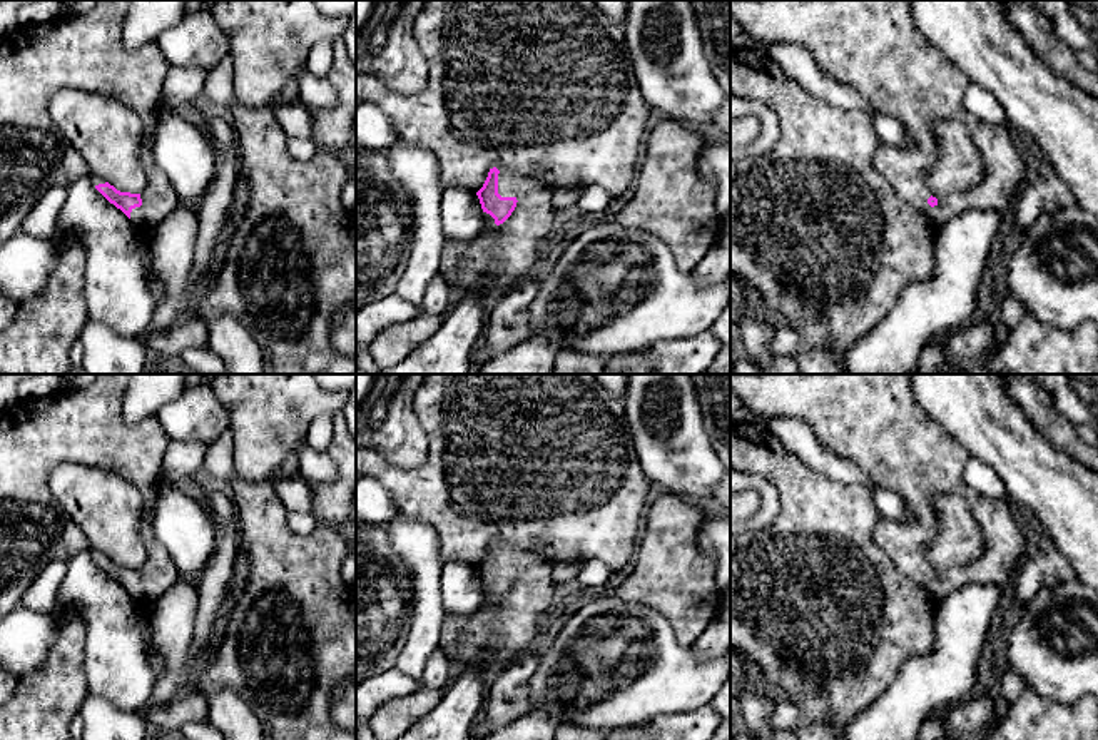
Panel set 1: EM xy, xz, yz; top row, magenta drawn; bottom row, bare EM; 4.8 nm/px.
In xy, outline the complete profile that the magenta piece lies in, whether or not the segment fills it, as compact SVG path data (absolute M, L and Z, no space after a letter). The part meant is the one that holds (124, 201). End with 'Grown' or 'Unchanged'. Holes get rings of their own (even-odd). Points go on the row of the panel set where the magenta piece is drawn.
M97 0L92 10L79 15L62 17L18 27L0 42L0 247L15 234L22 232L22 222L42 194L53 185L70 185L74 180L89 175L94 187L117 209L120 209L135 226L154 229L180 204L169 175L154 162L150 142L162 109L162 87L170 70L170 63L155 42L127 52L122 42L122 25L129 12L130 0ZM62 89L79 89L99 95L115 97L132 109L142 122L140 164L144 170L144 187L139 194L120 192L102 177L90 172L85 159L67 142L48 115L50 97Z. Grown

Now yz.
M730 0L730 17L745 30L749 37L752 37L757 42L789 42L789 43L797 43L804 47L807 52L812 53L817 65L826 73L829 73L831 77L834 77L836 80L842 84L854 87L869 102L869 105L872 105L877 112L894 117L904 127L911 142L902 149L877 145L872 155L872 165L889 182L892 190L901 199L904 199L909 205L912 205L918 212L921 212L933 224L933 227L939 227L946 224L948 220L958 217L964 210L1004 210L1008 205L1014 204L1019 187L1026 182L1026 179L1033 172L1026 154L1016 145L1013 139L1013 129L1009 125L991 125L991 124L981 122L963 109L961 100L963 100L963 92L966 89L968 80L964 73L938 47L929 43L926 37L918 30L918 25L914 22L912 10L911 10L911 0ZM938 120L963 122L966 129L969 130L971 139L974 140L984 160L984 179L968 190L938 192L929 182L931 170L938 164L936 132L933 129L933 125Z. Grown

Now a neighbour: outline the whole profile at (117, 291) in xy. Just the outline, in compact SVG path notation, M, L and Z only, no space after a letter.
M85 175L69 185L52 237L55 246L65 241L84 246L89 319L124 337L142 339L157 307L147 279L149 232L110 204Z

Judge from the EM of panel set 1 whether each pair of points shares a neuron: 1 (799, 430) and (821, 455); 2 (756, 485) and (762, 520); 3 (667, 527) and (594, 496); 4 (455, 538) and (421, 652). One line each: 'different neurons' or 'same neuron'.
1: same neuron
2: same neuron
3: different neurons
4: different neurons

